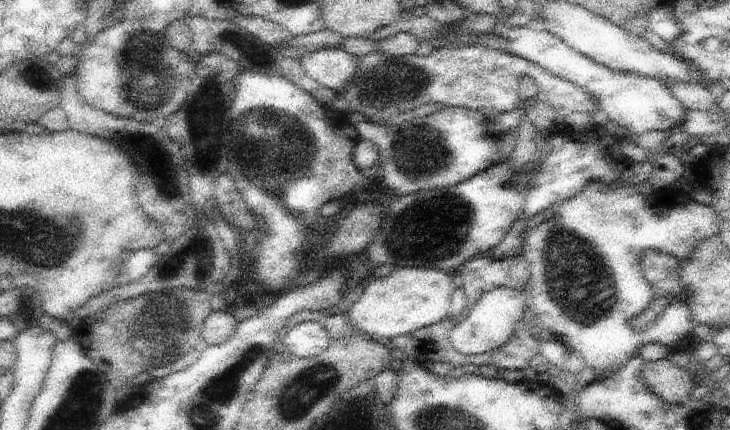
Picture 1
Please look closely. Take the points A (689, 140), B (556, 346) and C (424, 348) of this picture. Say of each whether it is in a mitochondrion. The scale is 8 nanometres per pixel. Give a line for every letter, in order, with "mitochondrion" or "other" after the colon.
A: other
B: other
C: other

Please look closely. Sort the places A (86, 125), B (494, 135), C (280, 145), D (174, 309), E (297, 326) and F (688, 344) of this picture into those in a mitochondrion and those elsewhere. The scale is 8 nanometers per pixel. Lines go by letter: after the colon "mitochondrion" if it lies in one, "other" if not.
A: other
B: other
C: mitochondrion
D: mitochondrion
E: other
F: other

